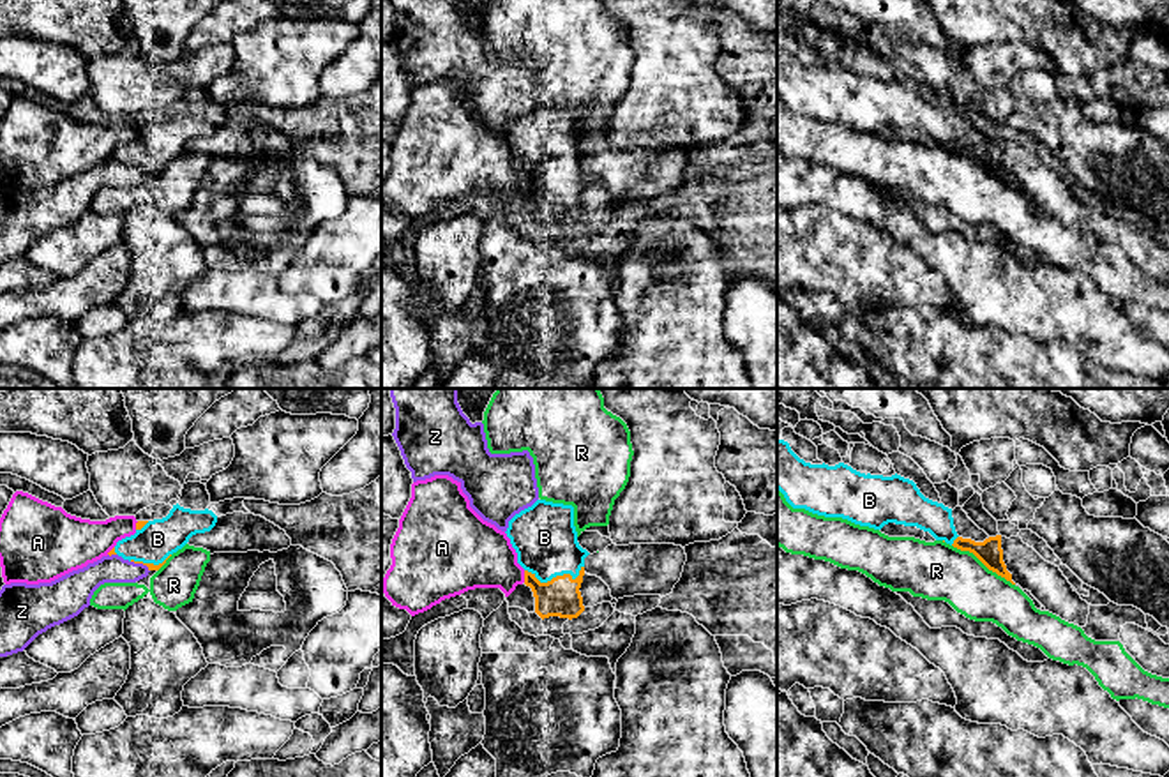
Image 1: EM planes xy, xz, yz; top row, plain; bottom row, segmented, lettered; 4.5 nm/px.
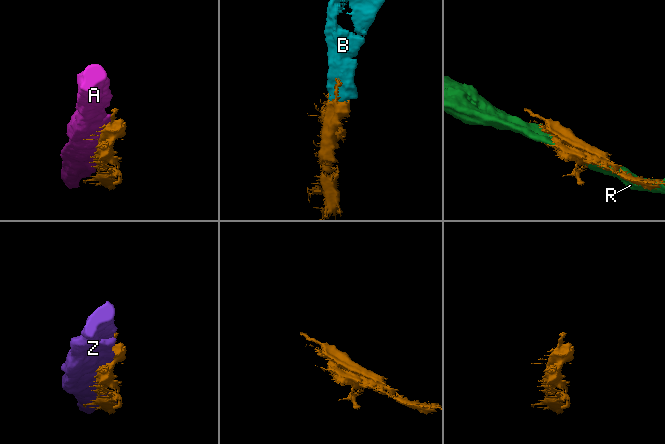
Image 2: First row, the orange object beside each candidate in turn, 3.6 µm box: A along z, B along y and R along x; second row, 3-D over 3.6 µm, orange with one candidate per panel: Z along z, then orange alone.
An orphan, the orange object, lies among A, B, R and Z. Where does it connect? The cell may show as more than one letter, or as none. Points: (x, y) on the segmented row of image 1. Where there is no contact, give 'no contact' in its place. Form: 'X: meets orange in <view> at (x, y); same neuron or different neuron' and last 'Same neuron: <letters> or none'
A: meets orange in xz at (525, 576); different neuron
B: meets orange in xz at (557, 576); same neuron
R: meets orange in yz at (984, 564); different neuron
Z: meets orange in xy at (142, 562); different neuron
Same neuron: B

